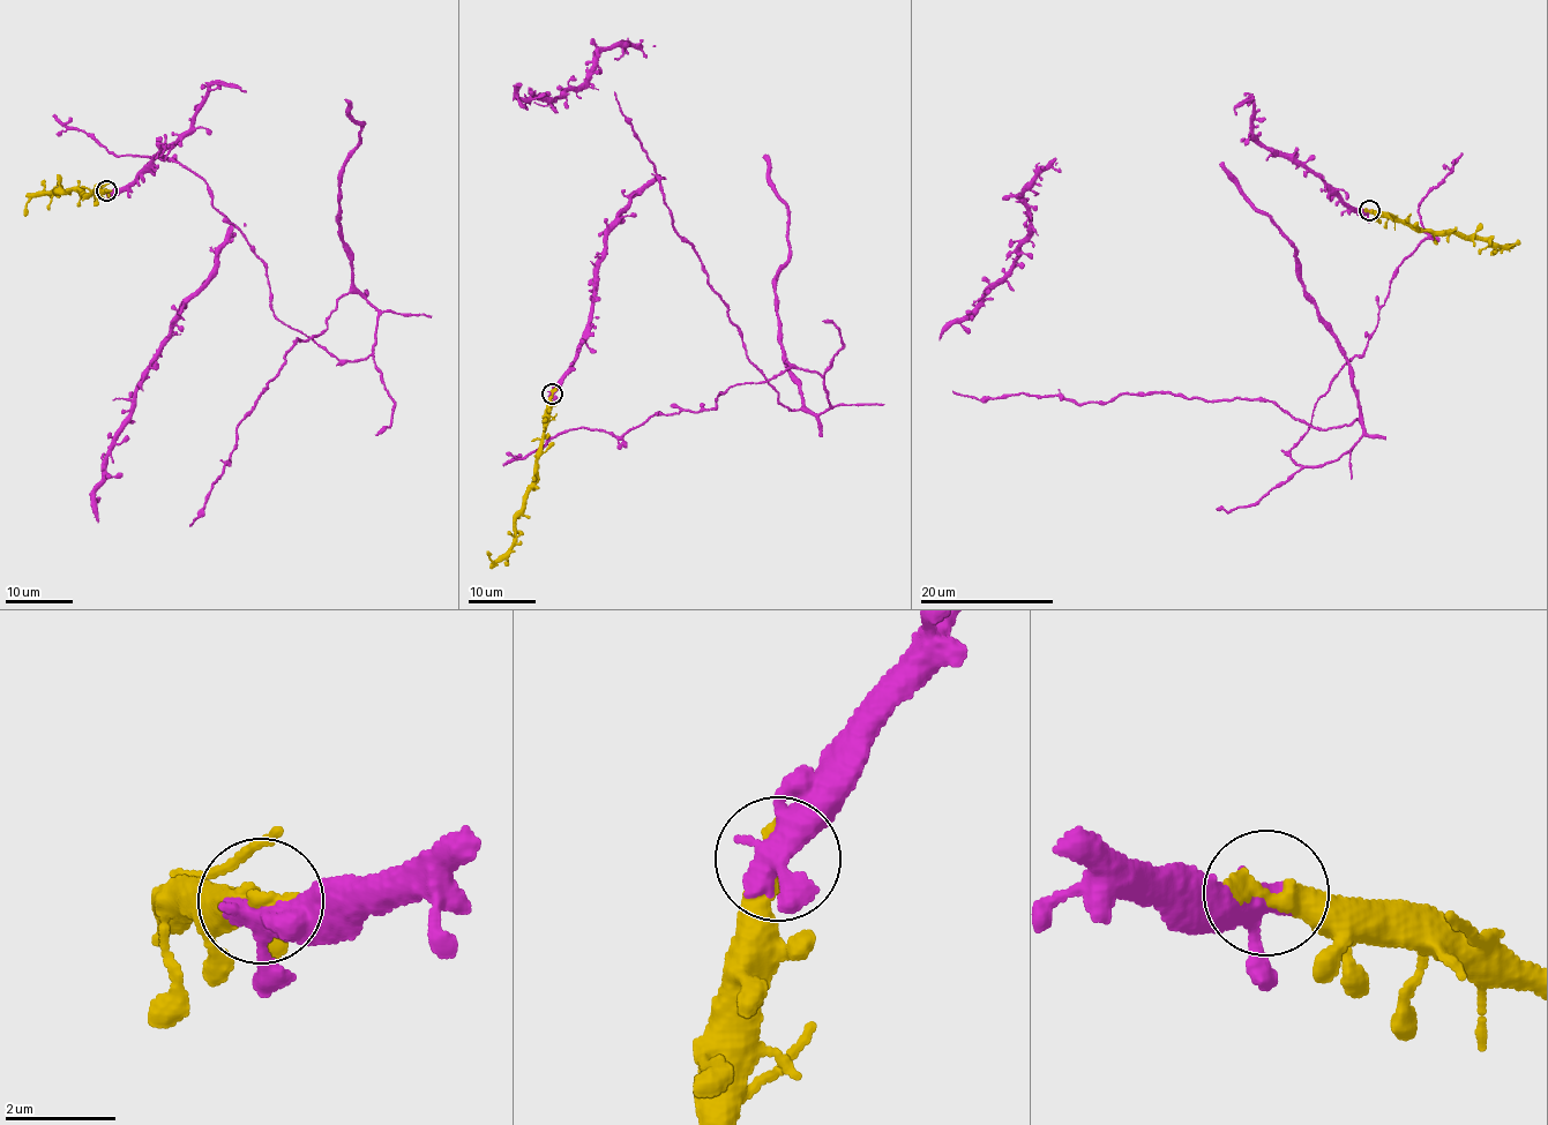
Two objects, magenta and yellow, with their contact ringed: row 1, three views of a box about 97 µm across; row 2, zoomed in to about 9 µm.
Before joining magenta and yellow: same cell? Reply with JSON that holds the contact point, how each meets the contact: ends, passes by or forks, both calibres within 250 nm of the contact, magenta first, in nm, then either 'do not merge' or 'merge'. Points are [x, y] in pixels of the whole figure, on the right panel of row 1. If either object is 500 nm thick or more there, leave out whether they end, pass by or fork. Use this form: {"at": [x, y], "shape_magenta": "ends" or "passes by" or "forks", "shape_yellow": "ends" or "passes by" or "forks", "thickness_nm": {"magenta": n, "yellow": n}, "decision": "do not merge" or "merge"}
{"at": [1369, 210], "shape_magenta": "passes by", "shape_yellow": "ends", "thickness_nm": {"magenta": 440, "yellow": 400}, "decision": "merge"}

